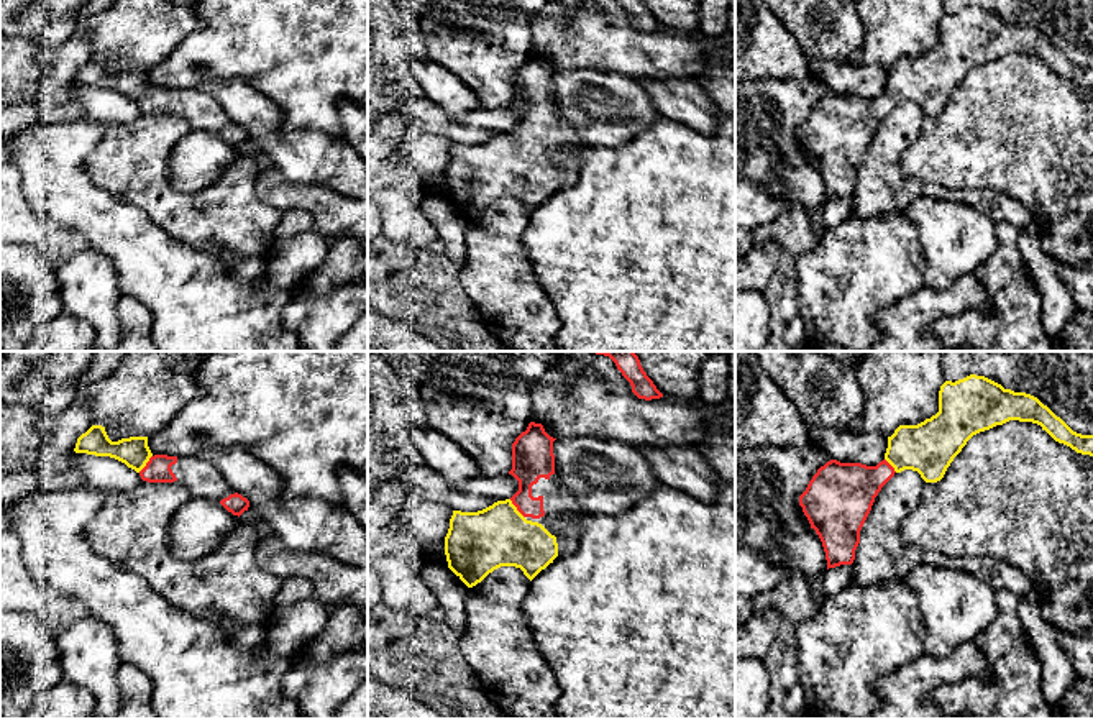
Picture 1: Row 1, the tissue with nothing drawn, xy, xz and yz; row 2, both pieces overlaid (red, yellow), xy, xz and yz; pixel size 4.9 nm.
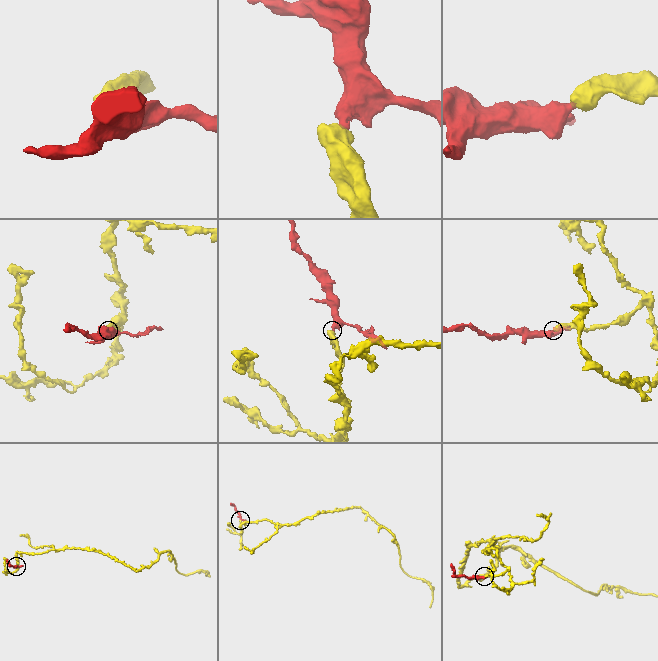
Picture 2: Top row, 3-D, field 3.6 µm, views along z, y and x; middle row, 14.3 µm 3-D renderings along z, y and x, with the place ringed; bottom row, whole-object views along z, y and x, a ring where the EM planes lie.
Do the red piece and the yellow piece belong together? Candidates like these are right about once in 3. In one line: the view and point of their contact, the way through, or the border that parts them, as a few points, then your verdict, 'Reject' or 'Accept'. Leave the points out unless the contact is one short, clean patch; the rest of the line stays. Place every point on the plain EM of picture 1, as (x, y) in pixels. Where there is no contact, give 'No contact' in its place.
Touches red at xz (517, 141). Path across: xz (530, 92), (525, 123), (517, 141), (480, 174). Accept

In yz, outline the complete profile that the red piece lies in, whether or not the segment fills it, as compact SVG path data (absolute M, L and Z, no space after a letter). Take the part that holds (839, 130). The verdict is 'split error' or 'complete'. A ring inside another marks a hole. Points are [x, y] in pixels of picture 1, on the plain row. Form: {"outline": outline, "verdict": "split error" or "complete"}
{"outline": "M976 7L945 13L939 23L939 44L917 57L899 57L888 69L883 94L867 98L830 92L799 128L799 138L822 174L827 202L853 195L875 130L896 105L912 102L926 115L937 115L973 67L1009 53L1037 56L1055 74L1093 89L1093 67L1073 64L1037 30Z", "verdict": "split error"}

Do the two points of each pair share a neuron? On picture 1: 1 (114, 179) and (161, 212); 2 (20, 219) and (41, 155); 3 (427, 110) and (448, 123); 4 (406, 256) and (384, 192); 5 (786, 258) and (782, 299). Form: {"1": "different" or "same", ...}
{"1": "same", "2": "different", "3": "same", "4": "different", "5": "same"}

